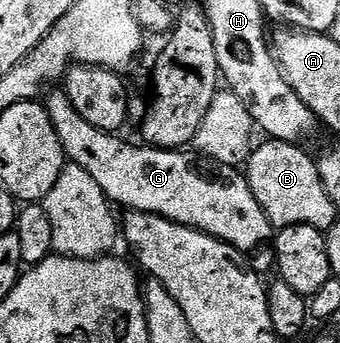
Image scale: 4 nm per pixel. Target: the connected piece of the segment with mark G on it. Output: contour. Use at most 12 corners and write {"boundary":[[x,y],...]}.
{"boundary":[[46,96],[63,154],[112,204],[239,253],[272,242],[242,170],[134,147]]}

